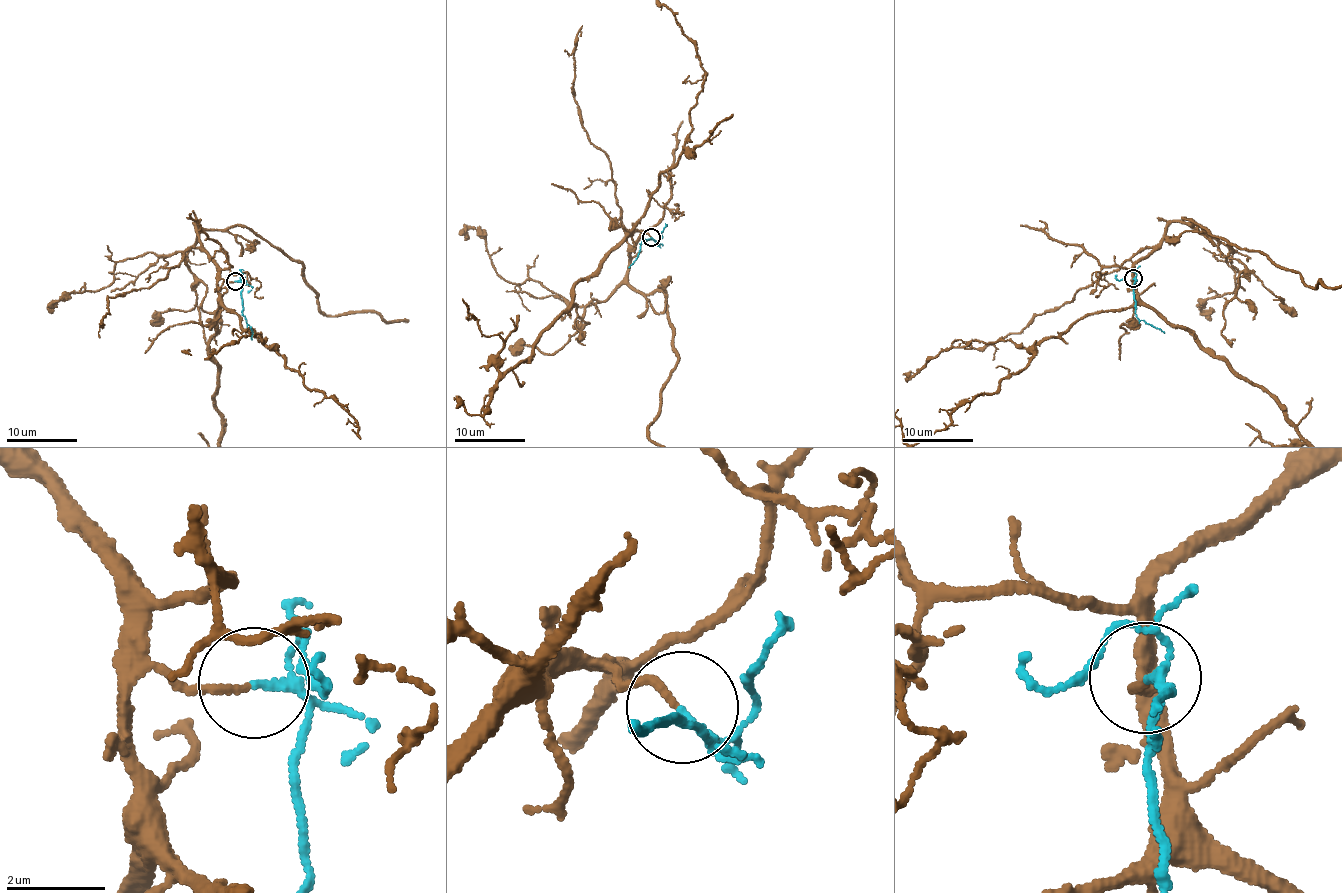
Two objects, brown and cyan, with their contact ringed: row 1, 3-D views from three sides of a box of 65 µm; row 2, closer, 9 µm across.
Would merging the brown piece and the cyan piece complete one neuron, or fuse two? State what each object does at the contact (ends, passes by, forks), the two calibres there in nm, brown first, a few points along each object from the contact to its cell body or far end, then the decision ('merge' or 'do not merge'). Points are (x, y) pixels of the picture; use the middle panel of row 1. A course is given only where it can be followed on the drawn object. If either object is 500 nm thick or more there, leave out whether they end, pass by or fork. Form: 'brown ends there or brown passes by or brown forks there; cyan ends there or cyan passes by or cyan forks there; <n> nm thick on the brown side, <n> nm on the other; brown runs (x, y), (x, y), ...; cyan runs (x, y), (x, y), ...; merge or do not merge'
brown ends there; cyan passes by; 140 nm thick on the brown side, 120 nm on the other; brown runs (650, 237), (628, 279), (663, 294), (673, 331), (649, 433); cyan runs (652, 237), (655, 242), (646, 239), (642, 241), (637, 258), (628, 268); merge

